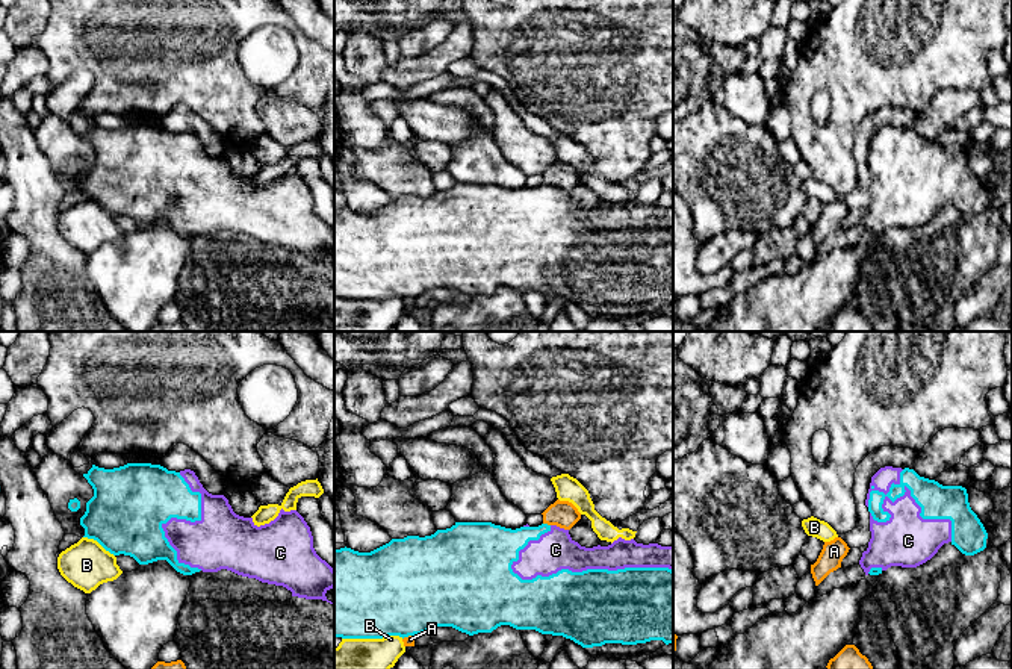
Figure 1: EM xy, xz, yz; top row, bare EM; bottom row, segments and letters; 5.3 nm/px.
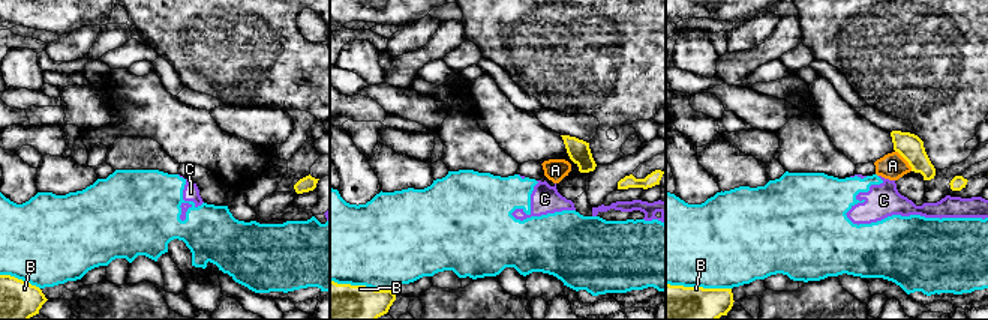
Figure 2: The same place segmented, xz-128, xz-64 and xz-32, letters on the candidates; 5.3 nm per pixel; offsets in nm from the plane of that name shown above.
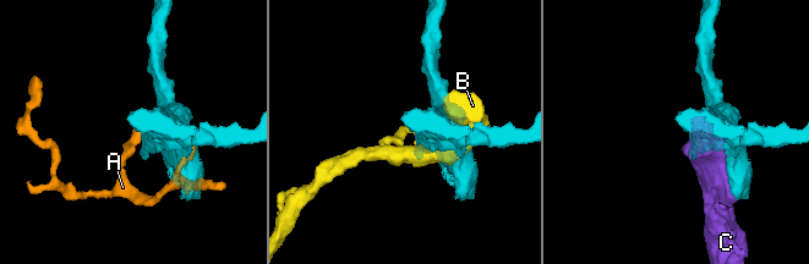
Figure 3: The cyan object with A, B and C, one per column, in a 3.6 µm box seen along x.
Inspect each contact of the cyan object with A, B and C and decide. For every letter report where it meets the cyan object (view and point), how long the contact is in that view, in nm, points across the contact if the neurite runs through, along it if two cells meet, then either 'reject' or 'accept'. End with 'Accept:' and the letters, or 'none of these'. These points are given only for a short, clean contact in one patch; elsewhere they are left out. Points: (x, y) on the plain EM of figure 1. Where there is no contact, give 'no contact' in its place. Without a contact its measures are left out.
A: xz (546, 185) | 40 nm | reject
B: xz (372, 298) | 320 nm | reject
C: yz (921, 170) | 500 nm | accept
Accept: C

